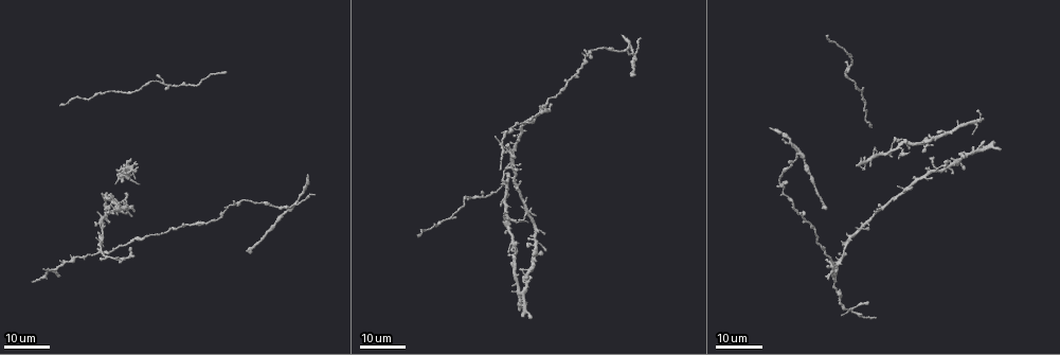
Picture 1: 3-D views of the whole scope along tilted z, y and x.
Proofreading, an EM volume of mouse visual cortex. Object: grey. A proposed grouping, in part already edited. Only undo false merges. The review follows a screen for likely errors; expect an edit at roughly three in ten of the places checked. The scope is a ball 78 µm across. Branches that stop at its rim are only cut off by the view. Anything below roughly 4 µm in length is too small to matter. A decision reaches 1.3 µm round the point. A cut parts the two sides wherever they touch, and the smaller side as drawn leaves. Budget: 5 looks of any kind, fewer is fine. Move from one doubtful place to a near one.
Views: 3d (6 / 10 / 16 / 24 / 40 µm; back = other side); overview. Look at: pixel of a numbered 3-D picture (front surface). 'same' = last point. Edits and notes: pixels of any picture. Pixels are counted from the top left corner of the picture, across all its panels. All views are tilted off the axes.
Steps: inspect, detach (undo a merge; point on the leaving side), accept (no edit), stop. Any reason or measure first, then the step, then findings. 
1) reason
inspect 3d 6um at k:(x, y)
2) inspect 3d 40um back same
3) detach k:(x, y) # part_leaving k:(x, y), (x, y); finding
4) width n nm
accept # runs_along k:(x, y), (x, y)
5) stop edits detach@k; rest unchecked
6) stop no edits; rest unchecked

four or more arms meet
inspect 3d 24um at 1:(510, 166)

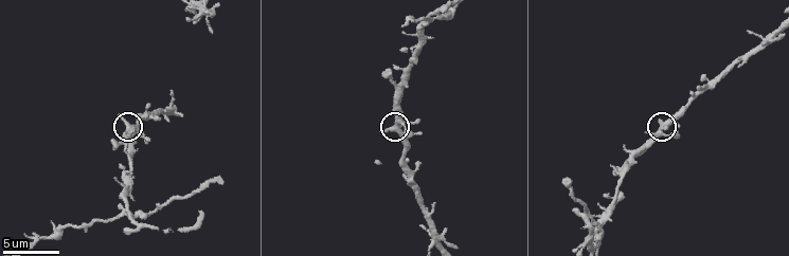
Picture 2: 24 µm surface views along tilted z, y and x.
inspect 3d 6um at 2:(128, 128)

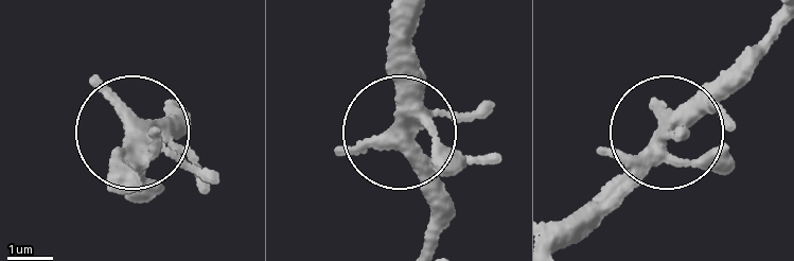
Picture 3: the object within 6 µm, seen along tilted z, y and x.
from behind
inspect 3d 6um back at 3:(132, 133)

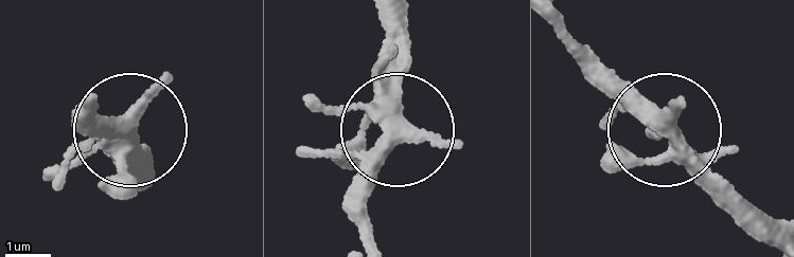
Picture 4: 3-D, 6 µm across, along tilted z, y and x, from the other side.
accept # runs_along 4:(664, 133), (634, 90), (561, 35); all the same cell

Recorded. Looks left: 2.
four arms meet
inspect 3d 6um at 2:(432, 19)

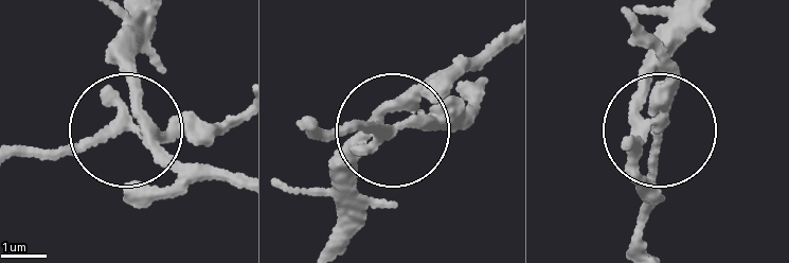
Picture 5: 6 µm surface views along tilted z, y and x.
inspect 3d 6um back at 5:(394, 124)

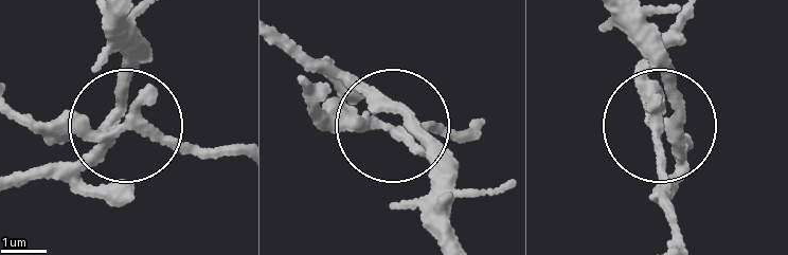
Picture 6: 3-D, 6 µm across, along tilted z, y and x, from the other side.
detach 6:(169, 139) # part_leaving 6:(95, 137), (52, 138), (11, 109); two cells meet here

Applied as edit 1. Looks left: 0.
stop edits detach@6; rest unchecked

